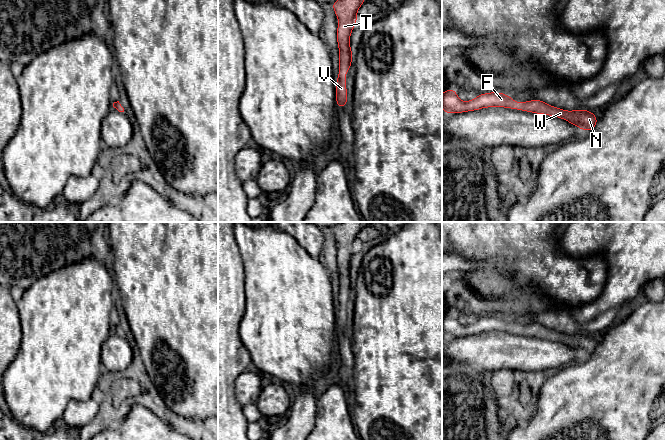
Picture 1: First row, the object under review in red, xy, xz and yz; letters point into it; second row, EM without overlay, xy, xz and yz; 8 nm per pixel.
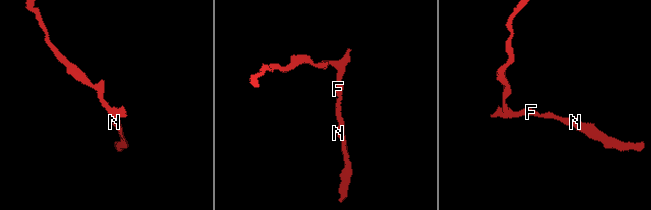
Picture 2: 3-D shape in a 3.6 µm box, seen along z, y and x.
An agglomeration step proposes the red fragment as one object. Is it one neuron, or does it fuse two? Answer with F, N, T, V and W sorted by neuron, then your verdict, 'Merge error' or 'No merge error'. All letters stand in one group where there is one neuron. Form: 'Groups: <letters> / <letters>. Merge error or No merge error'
Groups: F N T V W. No merge error

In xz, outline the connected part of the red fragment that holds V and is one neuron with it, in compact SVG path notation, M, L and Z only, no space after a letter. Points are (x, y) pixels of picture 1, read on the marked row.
M337 0L331 3L336 17L339 19L337 25L337 44L339 48L339 71L335 85L336 89L336 107L346 107L347 87L346 74L352 66L352 48L349 46L349 40L352 29L357 23L357 10L362 6L365 0Z

